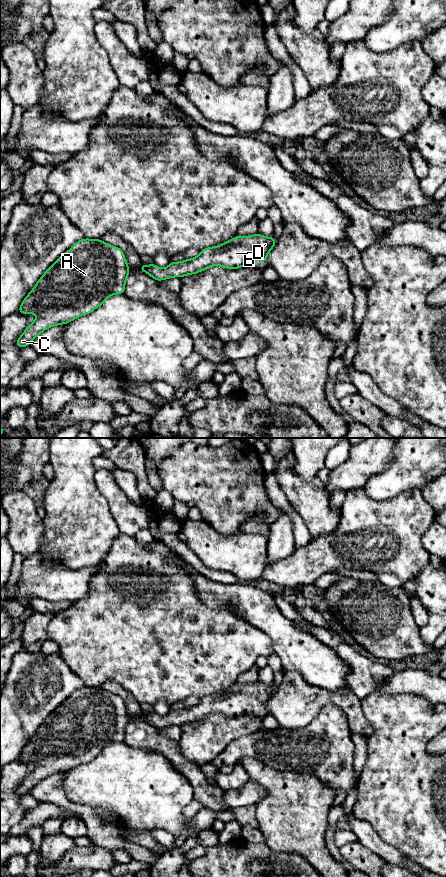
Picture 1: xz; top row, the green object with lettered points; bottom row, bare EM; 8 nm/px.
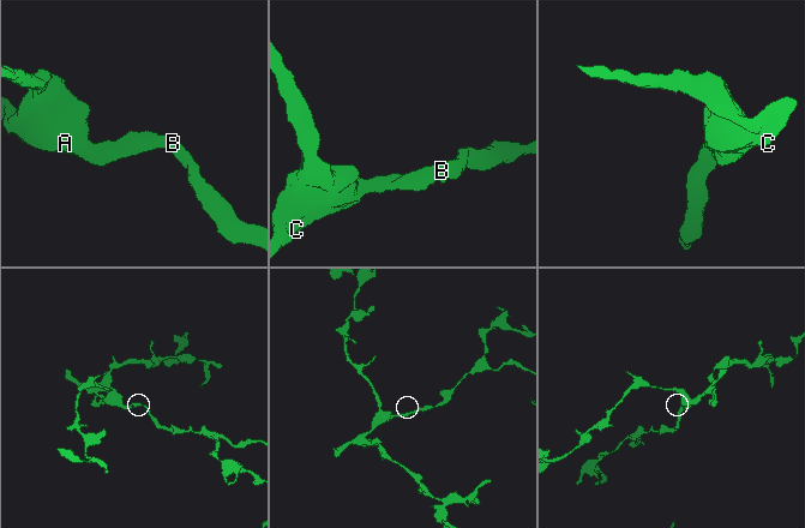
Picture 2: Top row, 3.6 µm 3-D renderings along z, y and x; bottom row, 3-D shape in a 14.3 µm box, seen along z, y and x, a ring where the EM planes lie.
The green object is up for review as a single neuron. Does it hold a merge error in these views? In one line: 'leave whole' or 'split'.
leave whole

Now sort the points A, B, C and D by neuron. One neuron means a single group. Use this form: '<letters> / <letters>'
A B C D

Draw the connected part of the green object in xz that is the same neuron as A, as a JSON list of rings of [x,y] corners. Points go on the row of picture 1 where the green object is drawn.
[[[82,239],[60,256],[41,276],[34,288],[19,307],[21,314],[36,314],[38,317],[17,339],[20,348],[28,346],[46,329],[67,324],[93,312],[104,301],[115,294],[124,294],[130,273],[123,251],[100,239]]]

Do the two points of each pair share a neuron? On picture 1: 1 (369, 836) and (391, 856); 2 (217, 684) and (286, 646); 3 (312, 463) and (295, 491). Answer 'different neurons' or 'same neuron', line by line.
1: same neuron
2: different neurons
3: different neurons

